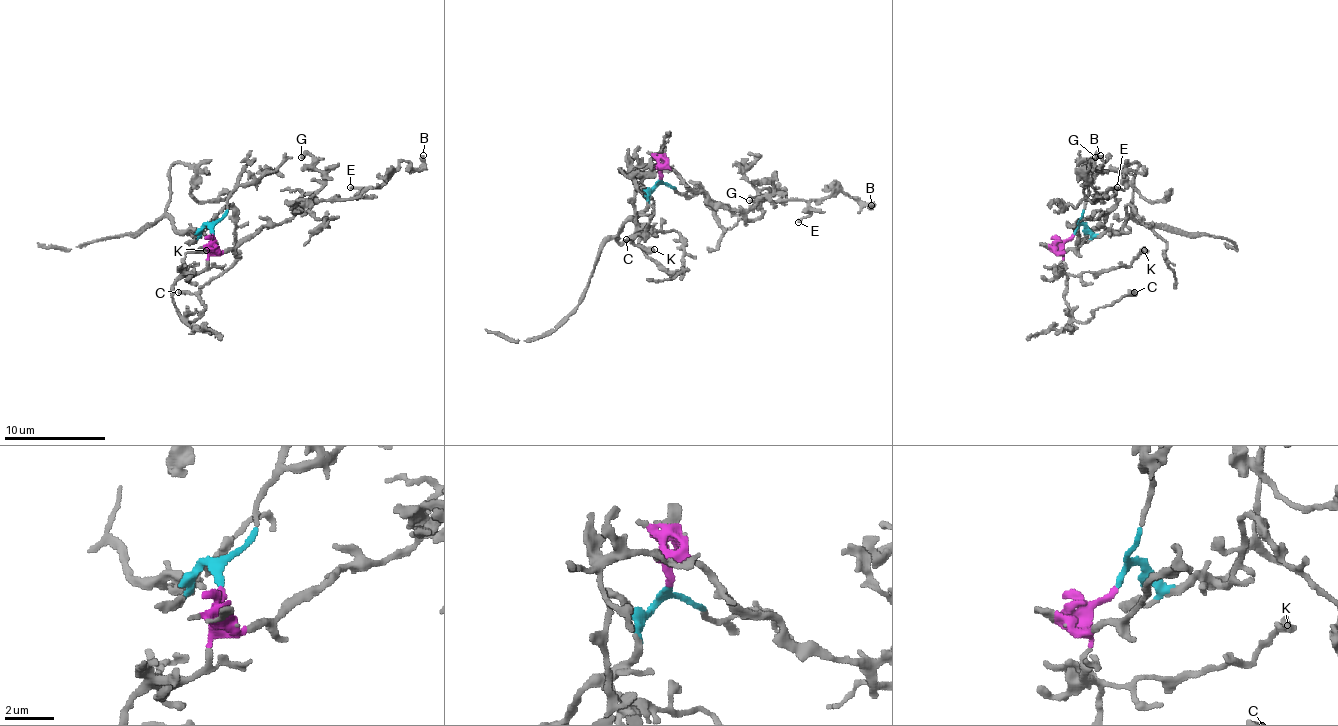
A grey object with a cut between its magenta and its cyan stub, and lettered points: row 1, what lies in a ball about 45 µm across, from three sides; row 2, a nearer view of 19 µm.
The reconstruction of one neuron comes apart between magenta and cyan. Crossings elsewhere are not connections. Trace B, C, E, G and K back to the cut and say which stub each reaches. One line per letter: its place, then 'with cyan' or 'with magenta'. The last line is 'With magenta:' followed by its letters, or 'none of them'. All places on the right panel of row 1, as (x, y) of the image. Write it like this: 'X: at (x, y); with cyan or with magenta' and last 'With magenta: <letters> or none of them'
B: at (1100, 155); with magenta
C: at (1134, 292); with magenta
E: at (1117, 187); with magenta
G: at (1095, 157); with magenta
K: at (1144, 250); with magenta
With magenta: B, C, E, G, K

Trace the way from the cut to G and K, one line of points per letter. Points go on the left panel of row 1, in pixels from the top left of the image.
G: (212, 236), (212, 248), (224, 253), (292, 215), (308, 195), (313, 200), (323, 175), (310, 155), (300, 157)
K: (212, 236), (209, 263), (202, 271), (191, 271), (184, 276), (186, 268), (184, 256), (189, 251), (207, 251)

